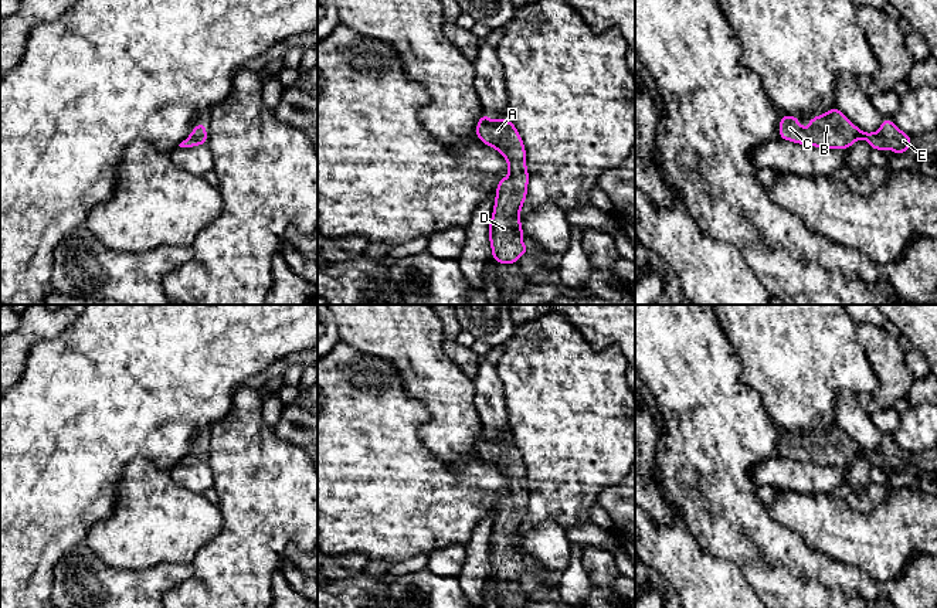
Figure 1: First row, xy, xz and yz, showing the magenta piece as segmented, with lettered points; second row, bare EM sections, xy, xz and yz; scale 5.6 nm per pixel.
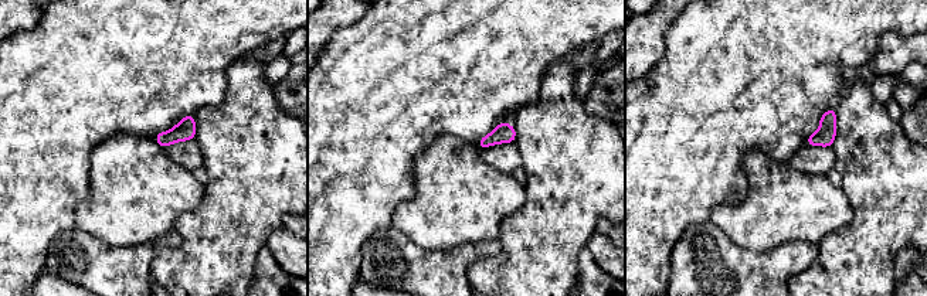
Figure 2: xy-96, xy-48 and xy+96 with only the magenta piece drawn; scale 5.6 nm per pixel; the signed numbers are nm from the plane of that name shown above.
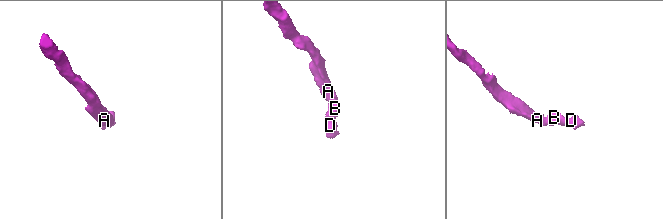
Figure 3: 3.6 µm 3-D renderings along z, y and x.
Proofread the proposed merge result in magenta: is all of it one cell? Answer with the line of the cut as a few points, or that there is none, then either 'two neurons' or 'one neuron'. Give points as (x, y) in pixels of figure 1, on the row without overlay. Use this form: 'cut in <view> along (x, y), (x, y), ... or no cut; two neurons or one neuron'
no cut; one neuron

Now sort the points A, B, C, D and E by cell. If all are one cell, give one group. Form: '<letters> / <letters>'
A B C D E

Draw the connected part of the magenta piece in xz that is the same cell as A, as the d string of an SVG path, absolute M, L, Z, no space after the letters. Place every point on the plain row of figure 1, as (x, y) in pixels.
M485 431L476 442L476 454L509 479L509 493L498 500L495 526L489 540L489 558L492 575L500 582L516 581L523 571L530 568L522 561L524 550L520 543L520 526L529 502L526 466L513 439L492 438Z

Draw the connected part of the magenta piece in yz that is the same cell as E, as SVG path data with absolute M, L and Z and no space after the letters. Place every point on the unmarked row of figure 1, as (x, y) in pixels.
M835 424L829 429L809 437L807 449L799 442L797 434L782 432L778 449L782 458L812 462L819 466L848 466L860 455L863 455L872 466L886 468L890 465L894 472L911 465L910 454L903 451L890 437L885 435L877 449L866 451L858 446Z

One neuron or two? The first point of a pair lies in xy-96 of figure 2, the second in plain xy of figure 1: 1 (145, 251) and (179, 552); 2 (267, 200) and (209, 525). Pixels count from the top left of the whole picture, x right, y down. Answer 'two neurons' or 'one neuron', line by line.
1: two neurons
2: two neurons

